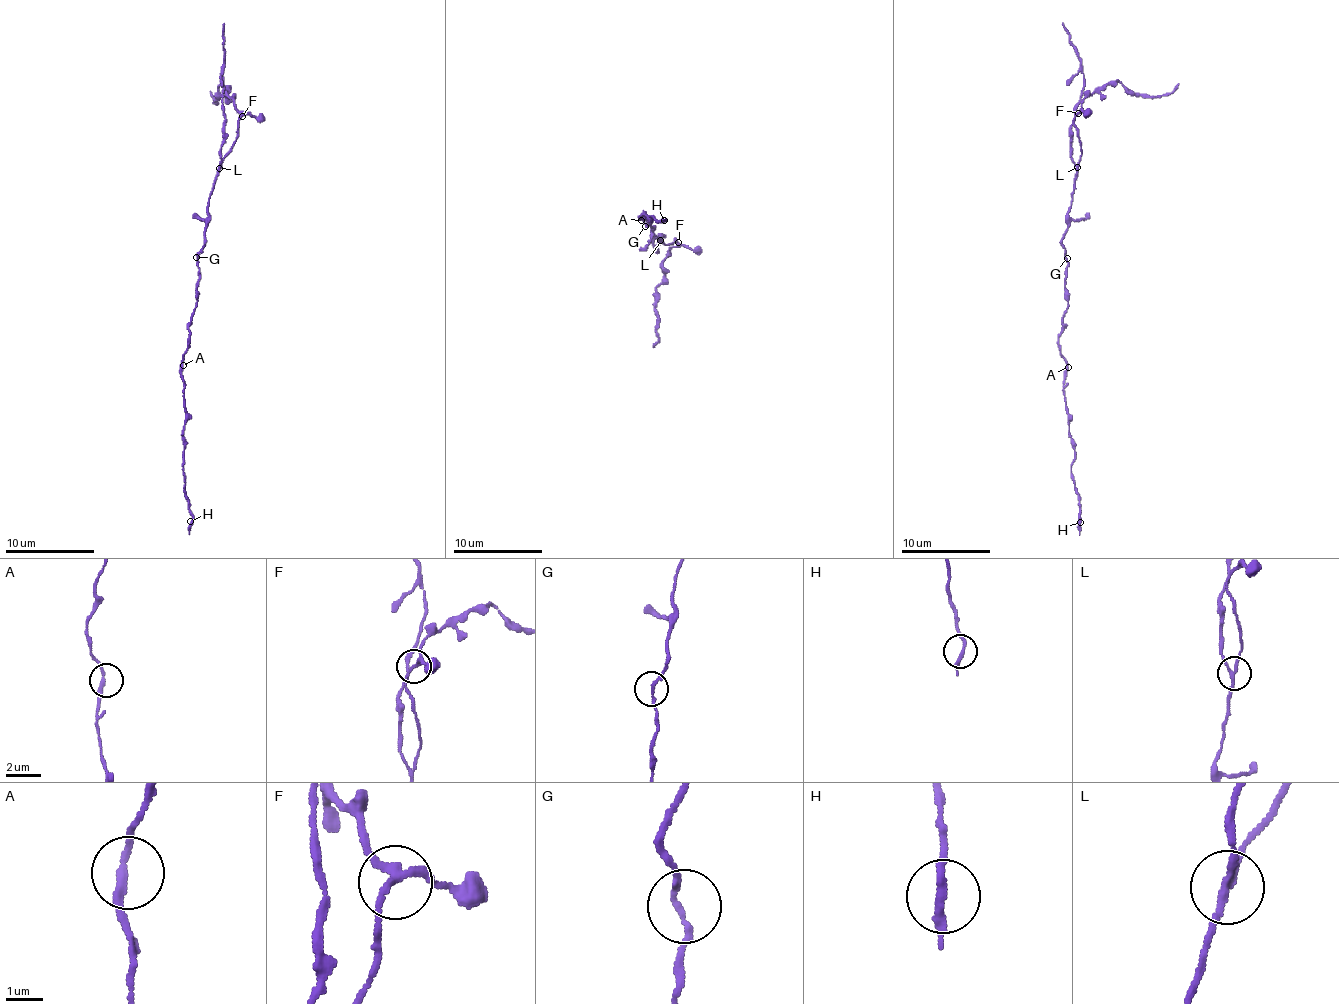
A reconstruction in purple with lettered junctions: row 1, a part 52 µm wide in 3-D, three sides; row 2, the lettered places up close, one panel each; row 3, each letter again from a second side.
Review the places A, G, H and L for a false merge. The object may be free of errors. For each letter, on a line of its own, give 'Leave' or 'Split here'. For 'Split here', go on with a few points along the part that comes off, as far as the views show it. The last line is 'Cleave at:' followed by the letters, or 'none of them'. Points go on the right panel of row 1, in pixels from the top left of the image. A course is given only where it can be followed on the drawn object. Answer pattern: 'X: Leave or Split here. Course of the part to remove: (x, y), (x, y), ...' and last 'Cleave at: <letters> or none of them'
A: Leave
G: Leave
H: Leave
L: Split here. Course of the part to remove: (1078, 167), (1081, 147), (1073, 122), (1084, 100), (1118, 81), (1133, 92), (1149, 97), (1169, 95), (1178, 84)
Cleave at: L

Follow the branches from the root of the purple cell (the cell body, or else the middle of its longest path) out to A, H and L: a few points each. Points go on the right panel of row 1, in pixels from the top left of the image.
A: (1065, 257), (1067, 309), (1062, 315), (1057, 347), (1068, 367)
H: (1065, 257), (1067, 309), (1057, 347), (1066, 363), (1064, 400), (1075, 451), (1070, 476), (1080, 502), (1080, 522)
L: (1065, 257), (1061, 237), (1068, 226), (1068, 208), (1078, 167)

